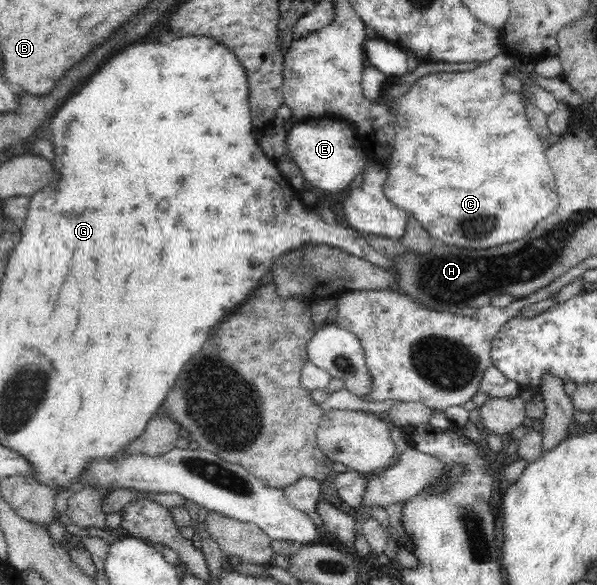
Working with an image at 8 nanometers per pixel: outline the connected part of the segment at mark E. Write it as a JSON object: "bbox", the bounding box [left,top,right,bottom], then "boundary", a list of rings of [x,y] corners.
{"bbox":[284,119,368,192],"boundary":[[[310,119],[294,124],[286,132],[284,141],[287,156],[301,171],[304,182],[325,192],[345,190],[368,160],[354,129],[336,119]]]}

